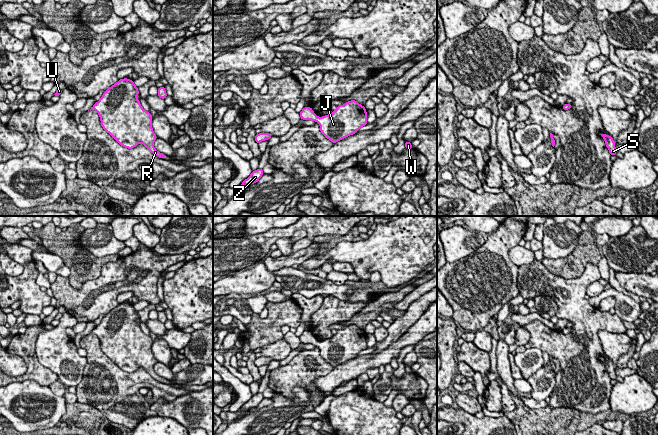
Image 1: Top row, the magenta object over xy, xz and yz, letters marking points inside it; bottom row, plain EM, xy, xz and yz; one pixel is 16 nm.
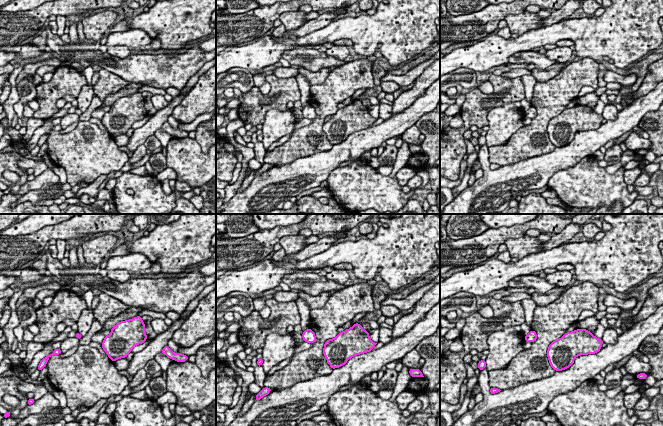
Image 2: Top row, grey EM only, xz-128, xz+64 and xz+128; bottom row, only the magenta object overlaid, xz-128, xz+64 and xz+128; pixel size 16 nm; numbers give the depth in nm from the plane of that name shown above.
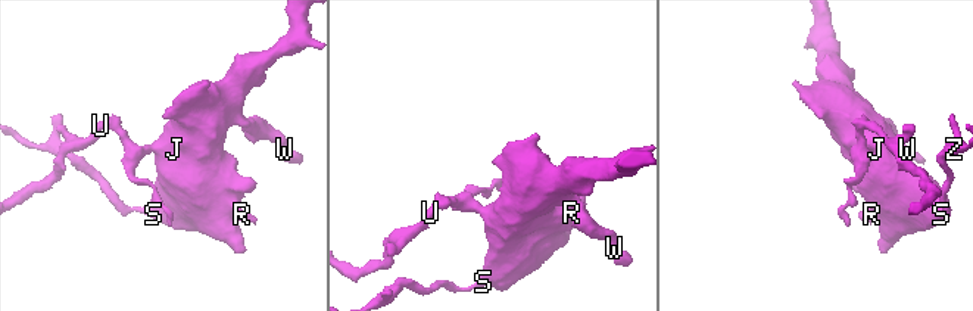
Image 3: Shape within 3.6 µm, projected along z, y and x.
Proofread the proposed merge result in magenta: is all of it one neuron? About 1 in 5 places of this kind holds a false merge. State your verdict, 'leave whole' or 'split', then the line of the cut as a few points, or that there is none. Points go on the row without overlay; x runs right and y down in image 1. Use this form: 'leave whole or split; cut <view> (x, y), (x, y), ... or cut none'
leave whole; cut none

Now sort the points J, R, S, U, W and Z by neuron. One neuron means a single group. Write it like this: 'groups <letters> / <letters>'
groups J R S U W Z

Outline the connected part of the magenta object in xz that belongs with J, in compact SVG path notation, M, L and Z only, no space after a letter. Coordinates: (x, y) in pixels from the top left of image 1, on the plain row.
M351 324L344 329L338 329L331 338L320 342L311 331L304 331L299 339L303 344L318 346L321 357L335 368L337 365L357 357L362 350L367 349L366 337L364 330Z

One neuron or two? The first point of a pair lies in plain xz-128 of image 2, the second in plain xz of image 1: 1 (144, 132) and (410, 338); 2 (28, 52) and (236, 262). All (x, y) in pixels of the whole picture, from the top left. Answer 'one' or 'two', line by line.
1: two
2: two

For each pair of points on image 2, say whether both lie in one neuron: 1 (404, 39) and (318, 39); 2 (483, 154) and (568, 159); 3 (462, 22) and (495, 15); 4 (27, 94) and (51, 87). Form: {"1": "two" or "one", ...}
{"1": "one", "2": "one", "3": "one", "4": "two"}

